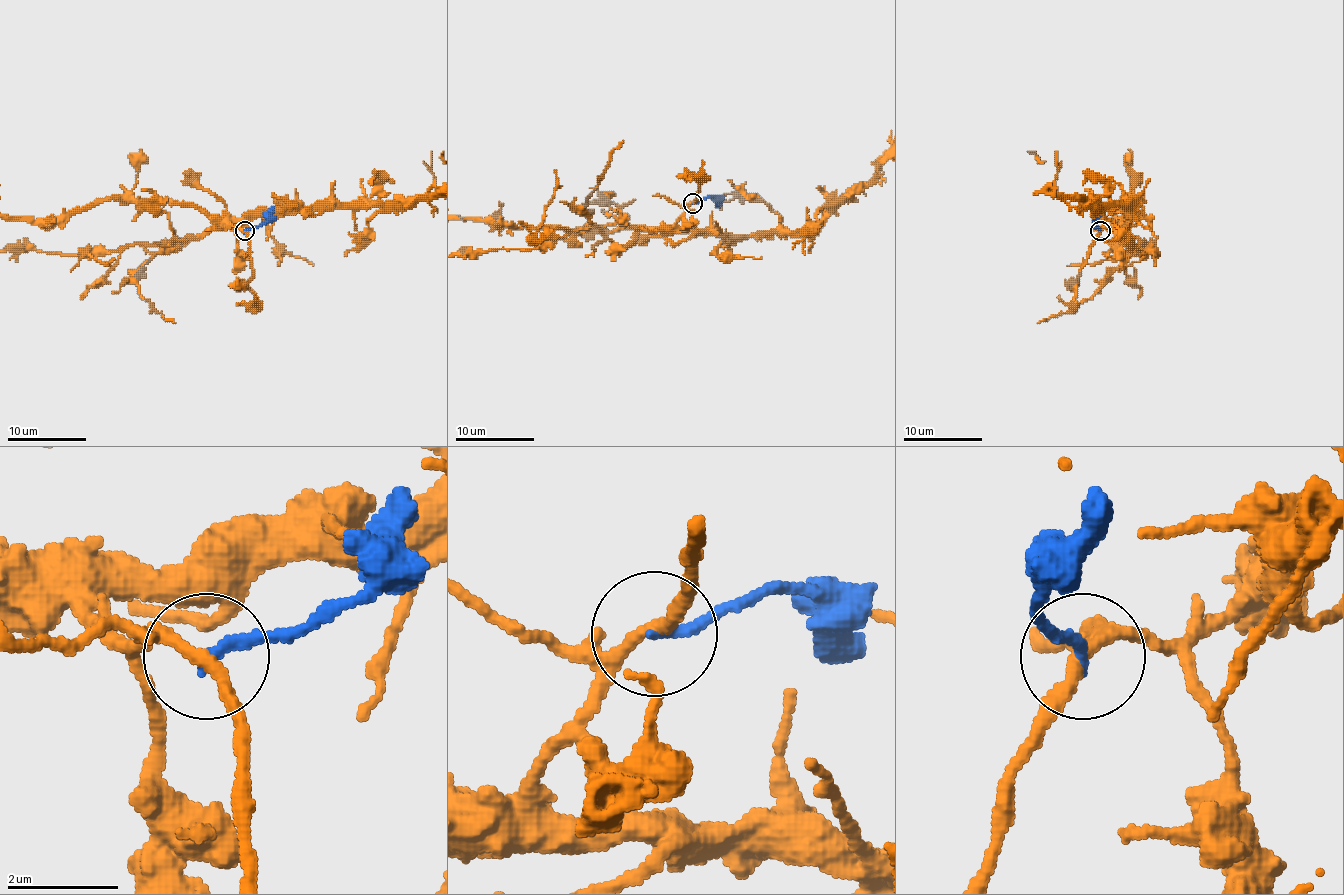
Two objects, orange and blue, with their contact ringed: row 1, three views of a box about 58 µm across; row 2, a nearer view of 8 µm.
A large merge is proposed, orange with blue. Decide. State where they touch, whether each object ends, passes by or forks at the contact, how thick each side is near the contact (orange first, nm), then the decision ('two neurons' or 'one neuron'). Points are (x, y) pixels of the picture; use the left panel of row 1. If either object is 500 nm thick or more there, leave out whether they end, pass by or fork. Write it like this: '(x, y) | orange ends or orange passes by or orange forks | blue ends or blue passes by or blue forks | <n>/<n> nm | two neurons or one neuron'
(244, 230) | orange passes by | blue ends | 240/200 nm | two neurons

